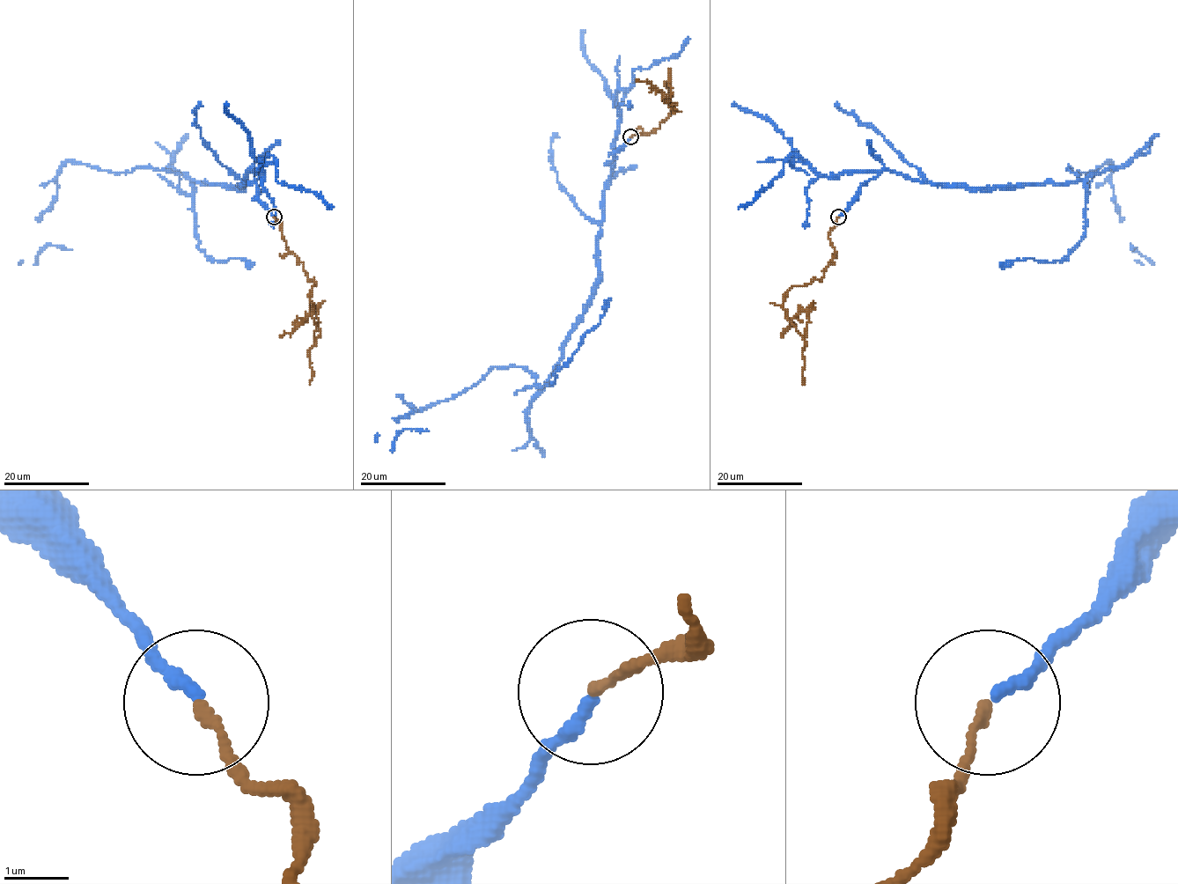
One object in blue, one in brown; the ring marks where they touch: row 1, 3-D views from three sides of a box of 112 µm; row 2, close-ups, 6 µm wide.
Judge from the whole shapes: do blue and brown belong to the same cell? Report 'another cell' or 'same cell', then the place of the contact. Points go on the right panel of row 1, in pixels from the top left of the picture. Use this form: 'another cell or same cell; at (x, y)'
another cell; at (838, 217)

